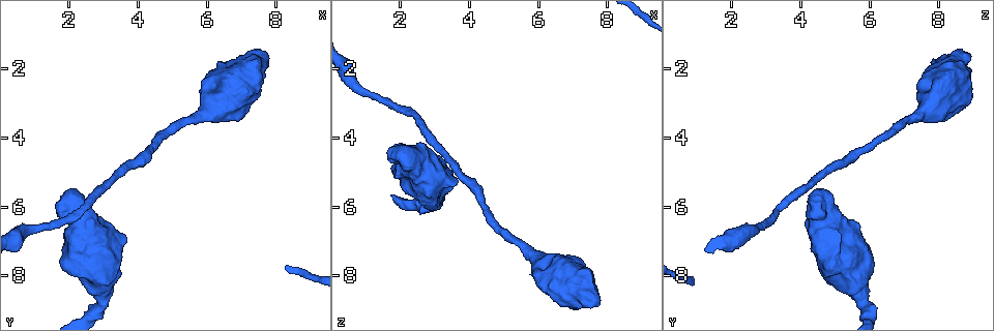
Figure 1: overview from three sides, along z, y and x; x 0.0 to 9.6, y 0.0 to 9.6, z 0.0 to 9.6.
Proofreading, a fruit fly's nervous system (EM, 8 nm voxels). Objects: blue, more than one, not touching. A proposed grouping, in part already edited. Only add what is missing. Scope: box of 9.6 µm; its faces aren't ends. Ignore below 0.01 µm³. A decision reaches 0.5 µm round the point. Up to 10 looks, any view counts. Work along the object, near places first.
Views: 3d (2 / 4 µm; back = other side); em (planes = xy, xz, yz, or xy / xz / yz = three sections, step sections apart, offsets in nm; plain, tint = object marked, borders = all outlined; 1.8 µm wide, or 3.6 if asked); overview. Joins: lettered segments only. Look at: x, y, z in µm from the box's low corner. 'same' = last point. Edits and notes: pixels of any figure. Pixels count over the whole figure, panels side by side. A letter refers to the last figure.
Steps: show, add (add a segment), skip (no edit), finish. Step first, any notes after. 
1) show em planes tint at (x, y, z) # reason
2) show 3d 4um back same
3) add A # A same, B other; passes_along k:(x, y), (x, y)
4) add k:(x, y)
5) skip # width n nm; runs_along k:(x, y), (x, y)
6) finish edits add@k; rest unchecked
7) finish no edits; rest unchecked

show 3d 4um back at (7.70, 1.75, 8.80) # stops while still wide

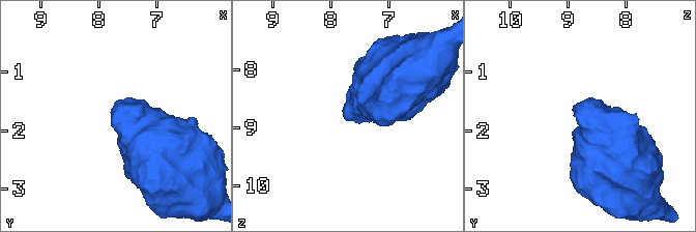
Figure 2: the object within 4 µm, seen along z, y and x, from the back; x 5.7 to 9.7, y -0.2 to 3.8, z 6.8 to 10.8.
show em 3.6um planes tint at (7.75, 1.70, 8.85) # need the tissue

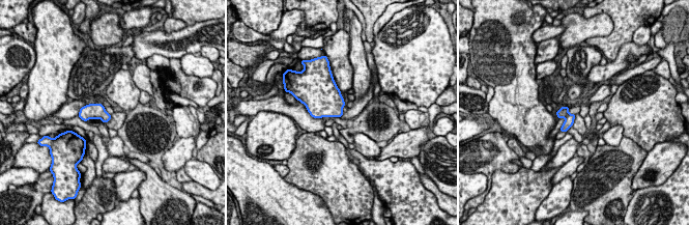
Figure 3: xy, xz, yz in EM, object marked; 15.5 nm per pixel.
show em 3.6um planes borders same

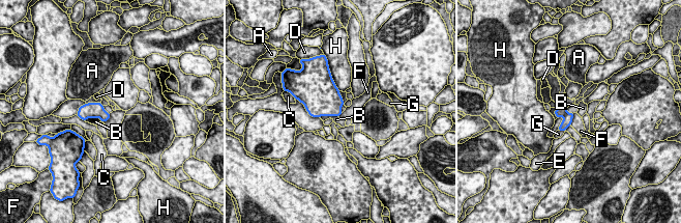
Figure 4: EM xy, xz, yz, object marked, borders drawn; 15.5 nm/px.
skip # longest_contact B 280 nm; A other, B other, C other, D other, E other, F other, G other, H other; no lettered segment goes on from it

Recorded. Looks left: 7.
show em xy step 4 tint at (0.65, 6.75, 2.45) # sudden change in width

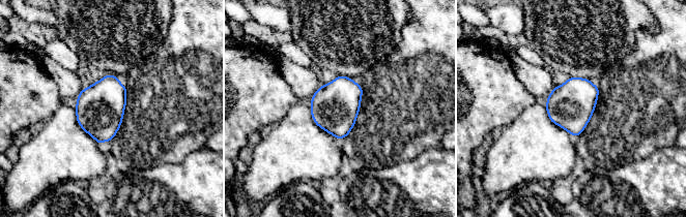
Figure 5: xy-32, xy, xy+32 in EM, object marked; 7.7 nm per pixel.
show em planes tint same

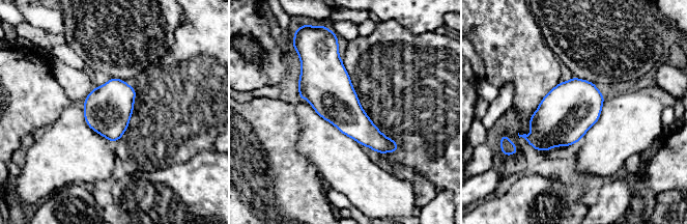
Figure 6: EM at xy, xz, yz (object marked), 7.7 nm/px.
show em planes borders same # see the neighbours

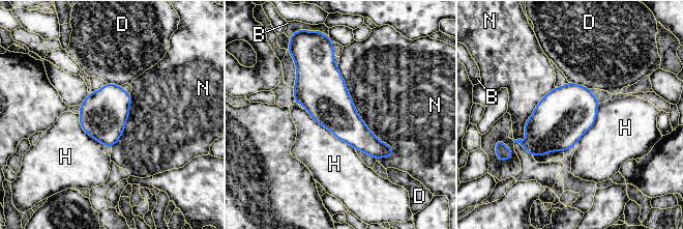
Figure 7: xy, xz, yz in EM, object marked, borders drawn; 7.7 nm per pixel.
skip # longest_contact N 850 nm; B other, D other, H other, N other; border 7:(305, 110), (355, 150); no lettered segment goes on from it

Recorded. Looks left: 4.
show 3d 4um back at (2.95, 8.25, 5.65) # thick turns thin

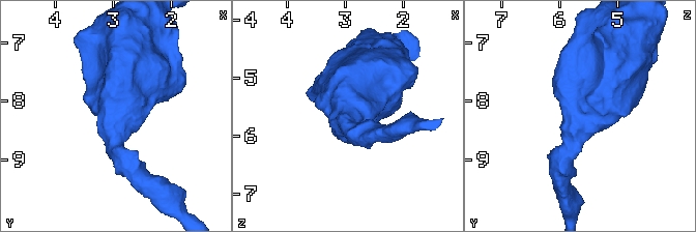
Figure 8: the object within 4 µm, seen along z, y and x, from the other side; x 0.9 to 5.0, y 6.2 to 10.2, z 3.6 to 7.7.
show em 3.6um planes tint at (2.95, 8.30, 5.55) # shape alone is not enough

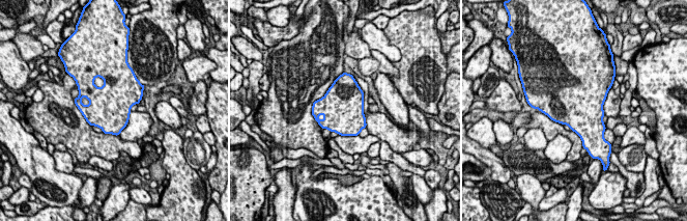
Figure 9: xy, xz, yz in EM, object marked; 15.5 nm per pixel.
show em 3.6um planes borders same # what lies round it

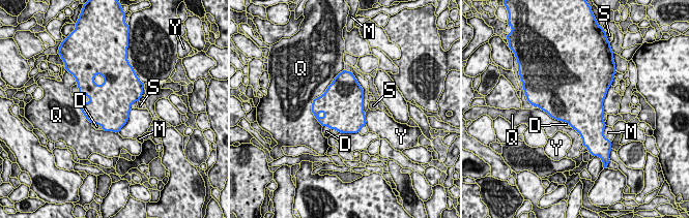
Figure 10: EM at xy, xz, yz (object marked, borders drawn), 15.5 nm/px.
skip # D other, M other, Q other, S other, Y other; border 10:(132, 108), (126, 123), (118, 132); none of them fits

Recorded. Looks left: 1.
finish no edits; rest unchecked

